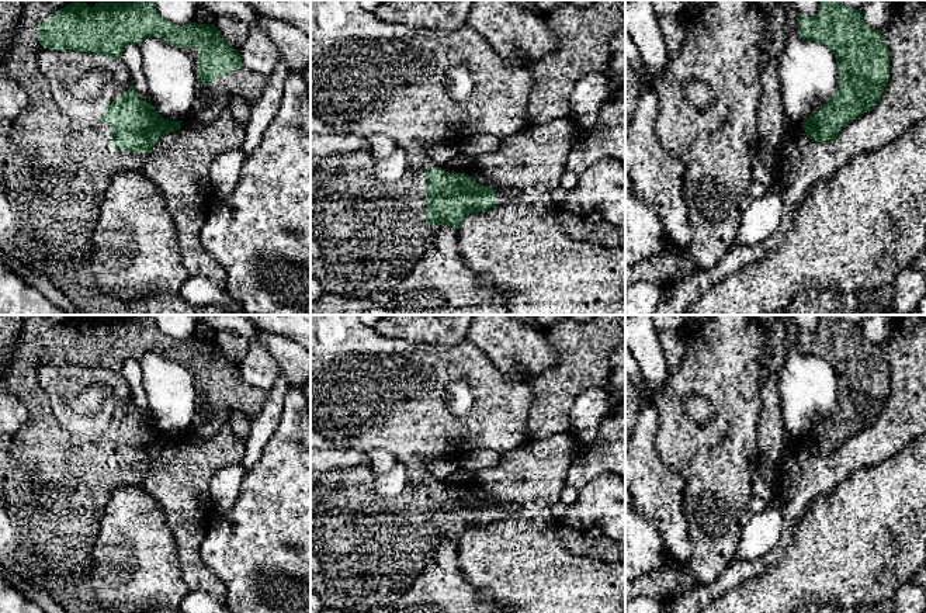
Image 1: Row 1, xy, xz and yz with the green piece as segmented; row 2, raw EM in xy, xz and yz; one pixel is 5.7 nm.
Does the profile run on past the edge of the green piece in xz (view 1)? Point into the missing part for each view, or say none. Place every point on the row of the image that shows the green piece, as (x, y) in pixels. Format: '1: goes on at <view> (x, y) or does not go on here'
1: goes on at xz (366, 235)

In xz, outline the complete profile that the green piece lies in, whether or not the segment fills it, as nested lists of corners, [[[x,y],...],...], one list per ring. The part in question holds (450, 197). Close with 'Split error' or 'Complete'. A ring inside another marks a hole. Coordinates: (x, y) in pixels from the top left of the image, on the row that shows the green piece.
[[[368,152],[326,156],[311,174],[311,274],[322,284],[323,294],[370,298],[391,308],[409,271],[431,245],[438,225],[459,229],[467,215],[495,207],[495,188],[476,183],[464,172],[416,167],[413,174],[405,174],[396,183],[382,183],[372,174]]]. Split error

